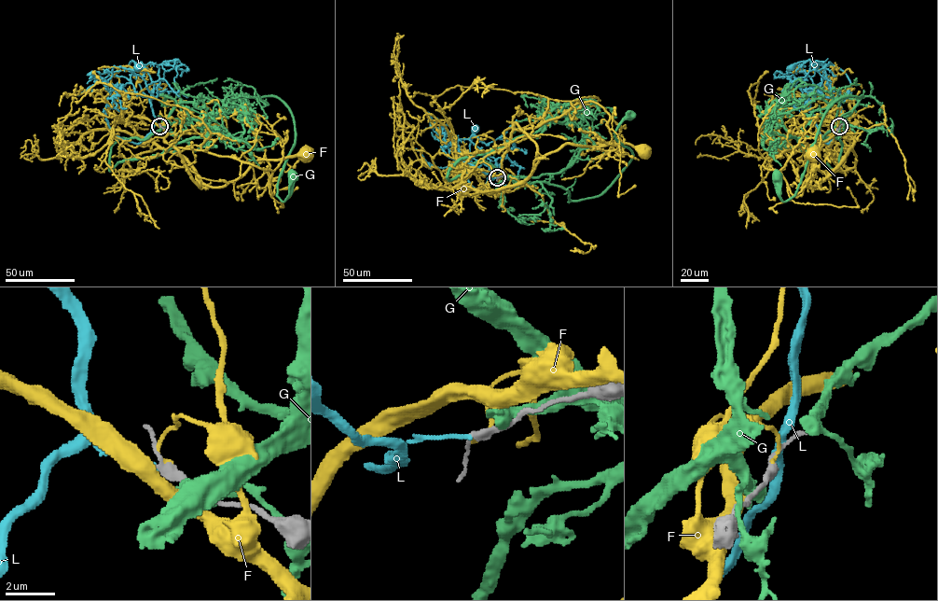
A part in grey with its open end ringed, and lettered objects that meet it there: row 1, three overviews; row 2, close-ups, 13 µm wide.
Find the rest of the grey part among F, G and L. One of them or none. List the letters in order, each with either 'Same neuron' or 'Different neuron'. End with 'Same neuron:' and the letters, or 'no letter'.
F: Different neuron
G: Different neuron
L: Same neuron
Same neuron: L

